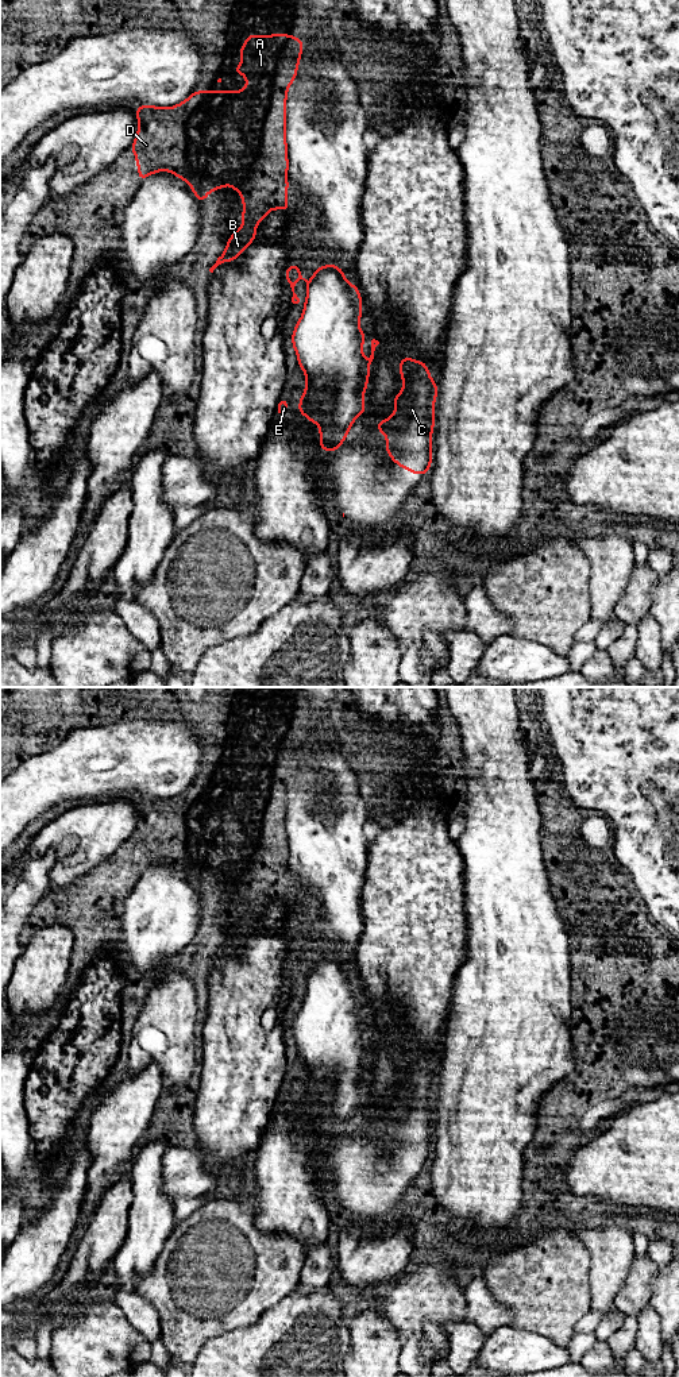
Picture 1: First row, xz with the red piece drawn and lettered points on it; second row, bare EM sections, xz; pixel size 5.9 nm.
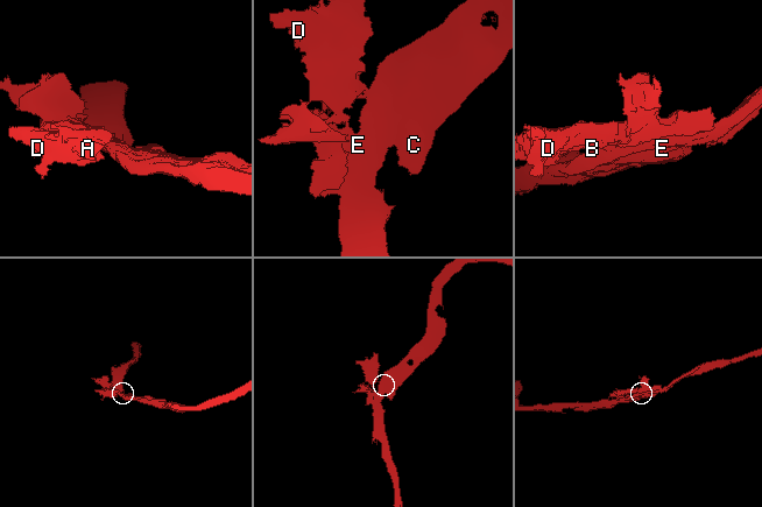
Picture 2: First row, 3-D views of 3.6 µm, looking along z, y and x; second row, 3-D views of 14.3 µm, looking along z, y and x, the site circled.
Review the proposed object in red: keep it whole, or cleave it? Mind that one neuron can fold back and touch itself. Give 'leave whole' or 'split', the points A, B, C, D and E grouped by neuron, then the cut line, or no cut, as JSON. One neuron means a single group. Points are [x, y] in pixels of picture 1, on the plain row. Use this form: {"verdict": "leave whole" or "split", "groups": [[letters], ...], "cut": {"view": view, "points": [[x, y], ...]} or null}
{"verdict": "split", "groups": [["A", "B", "D", "E"], ["C"]], "cut": {"view": "xz", "points": [[309, 974], [307, 984]]}}

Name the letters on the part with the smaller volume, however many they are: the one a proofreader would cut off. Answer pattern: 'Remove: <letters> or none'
Remove: A, B, D, E

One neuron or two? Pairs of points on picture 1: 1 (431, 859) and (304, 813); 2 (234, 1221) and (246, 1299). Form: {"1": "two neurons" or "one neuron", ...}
{"1": "two neurons", "2": "one neuron"}

